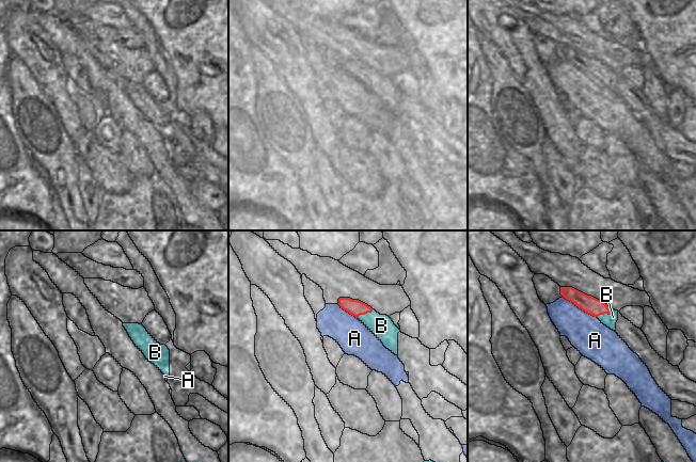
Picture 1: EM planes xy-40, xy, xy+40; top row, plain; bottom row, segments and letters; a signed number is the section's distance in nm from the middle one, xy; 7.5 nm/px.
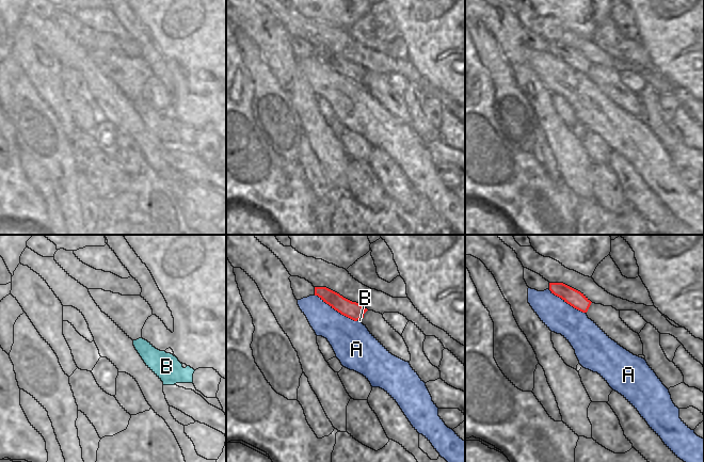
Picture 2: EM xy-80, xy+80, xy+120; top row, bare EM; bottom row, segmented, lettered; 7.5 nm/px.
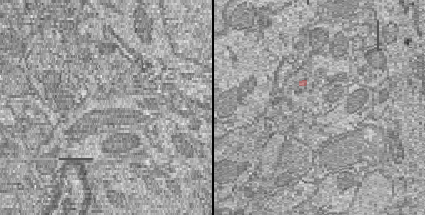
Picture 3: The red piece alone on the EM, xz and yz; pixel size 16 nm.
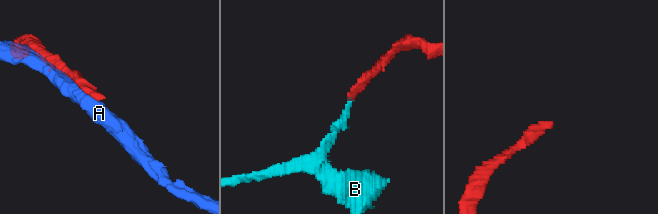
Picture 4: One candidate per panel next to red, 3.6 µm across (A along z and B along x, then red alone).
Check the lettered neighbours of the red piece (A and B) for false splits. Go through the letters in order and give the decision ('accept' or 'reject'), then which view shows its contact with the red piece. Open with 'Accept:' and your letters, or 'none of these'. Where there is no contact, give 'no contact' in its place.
Accept: none of these
A: reject; contact in xy+40
B: reject; contact in xy+40

